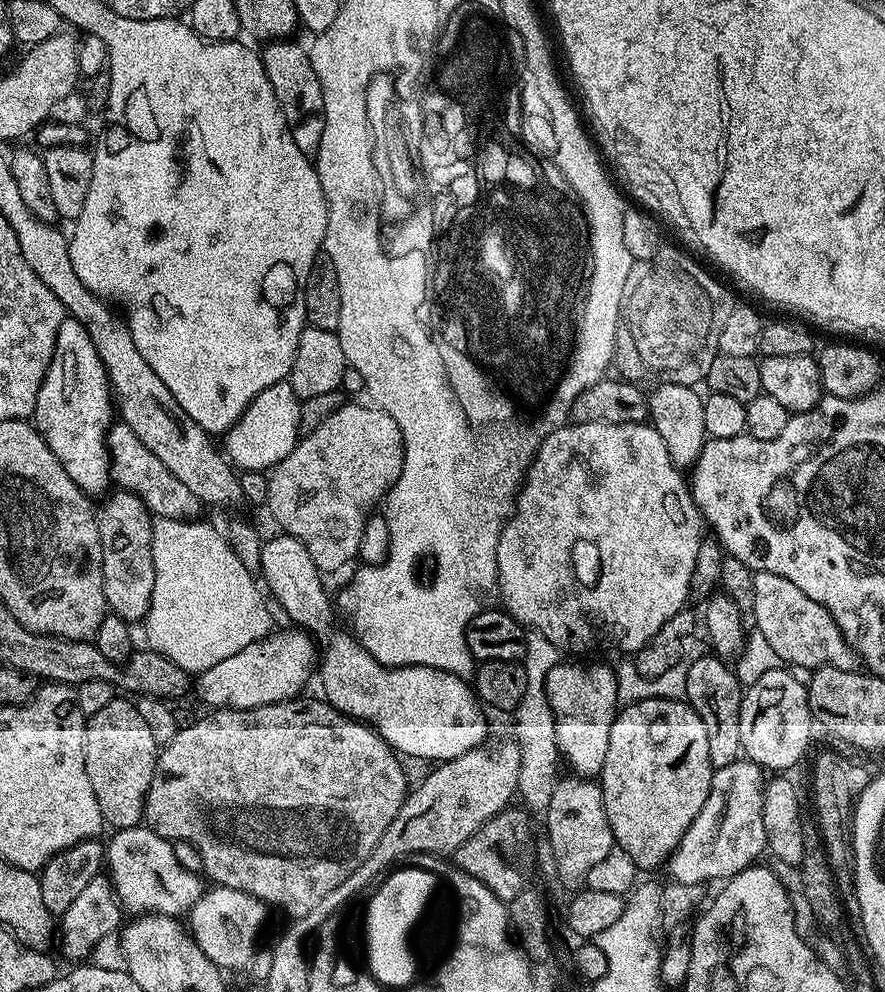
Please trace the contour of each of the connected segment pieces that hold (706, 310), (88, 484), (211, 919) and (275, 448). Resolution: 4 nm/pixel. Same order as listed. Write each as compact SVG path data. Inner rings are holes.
M661 247L654 258L635 261L626 278L626 287L622 289L623 327L628 327L628 336L640 355L640 360L652 372L657 372L669 384L687 384L696 386L705 379L710 364L720 352L720 335L726 318L730 318L730 310L734 307L734 299L703 268L695 264L684 252L676 248Z
M65 318L62 326L58 326L58 338L54 342L54 358L46 370L46 378L42 382L42 390L38 390L38 402L34 413L36 429L42 434L46 446L54 450L54 458L62 462L66 474L74 478L74 482L90 498L100 498L109 491L108 474L108 429L114 423L114 401L112 390L108 386L108 375L86 332L82 322Z
M212 886L186 913L186 928L202 954L206 954L206 958L210 958L210 962L214 962L217 968L244 968L248 964L248 955L256 948L256 939L260 936L260 927L268 912L269 905L257 896L242 890Z
M288 380L274 383L262 390L223 435L222 448L229 461L237 469L246 472L264 472L275 468L278 461L290 454L301 435L300 402Z

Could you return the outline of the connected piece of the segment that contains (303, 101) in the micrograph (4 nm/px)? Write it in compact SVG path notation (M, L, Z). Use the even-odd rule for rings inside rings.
M285 38L265 43L262 48L262 59L266 78L270 78L270 86L274 86L274 98L278 98L278 106L282 106L290 138L294 138L294 146L298 146L302 154L312 158L315 157L322 142L324 99L320 79L318 74L314 74L314 66L308 57L308 48L295 44L294 41L295 39Z

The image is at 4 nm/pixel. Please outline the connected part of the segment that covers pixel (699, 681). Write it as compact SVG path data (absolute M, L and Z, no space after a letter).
M715 654L700 656L688 664L686 674L686 694L684 700L689 708L694 709L698 718L702 718L702 726L706 726L706 743L710 746L710 762L713 769L730 766L730 762L741 759L740 746L740 701L742 699L742 684L727 668L725 661Z

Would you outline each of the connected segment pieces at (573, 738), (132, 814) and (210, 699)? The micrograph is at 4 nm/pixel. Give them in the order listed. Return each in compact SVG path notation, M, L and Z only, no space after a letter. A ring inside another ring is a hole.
M559 662L546 674L544 692L552 711L557 750L563 763L568 763L577 776L599 777L610 746L610 726L618 711L616 699L622 696L617 673L604 664Z
M131 699L112 700L98 714L87 717L84 726L86 778L90 778L94 798L98 798L98 810L102 810L109 829L134 828L144 820L144 803L156 773L157 755L154 734L150 734Z
M288 626L288 629L285 632L279 632L279 630L273 631L271 634L264 637L263 640L259 640L258 642L254 642L250 646L246 646L246 650L238 650L238 654L230 654L230 658L222 658L222 662L217 662L215 666L210 666L206 669L206 671L199 673L195 677L194 680L194 696L196 692L196 696L201 700L204 704L209 704L207 707L209 709L215 710L218 708L233 708L234 710L250 710L251 708L257 708L258 706L270 706L271 704L277 704L278 702L282 702L283 700L291 700L293 698L299 697L301 695L300 692L304 688L304 683L307 682L308 679L313 679L314 669L318 664L318 648L317 645L312 645L314 643L313 637L309 635L308 632L301 630L296 626Z

